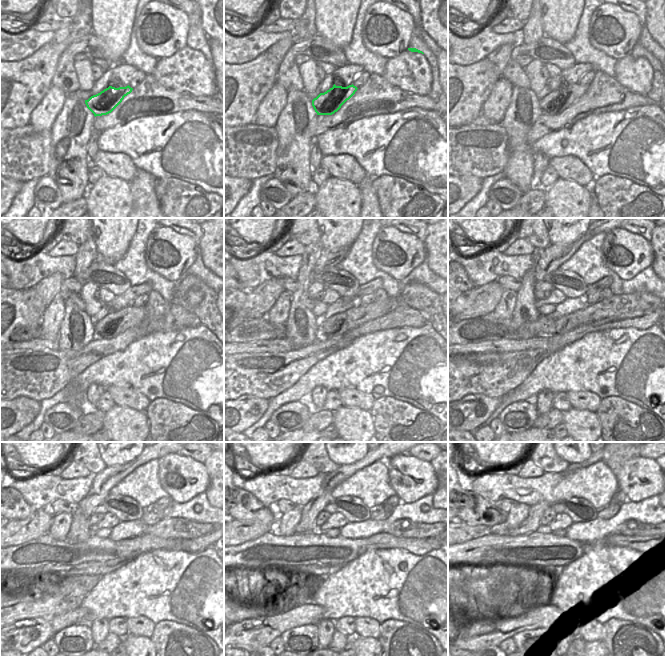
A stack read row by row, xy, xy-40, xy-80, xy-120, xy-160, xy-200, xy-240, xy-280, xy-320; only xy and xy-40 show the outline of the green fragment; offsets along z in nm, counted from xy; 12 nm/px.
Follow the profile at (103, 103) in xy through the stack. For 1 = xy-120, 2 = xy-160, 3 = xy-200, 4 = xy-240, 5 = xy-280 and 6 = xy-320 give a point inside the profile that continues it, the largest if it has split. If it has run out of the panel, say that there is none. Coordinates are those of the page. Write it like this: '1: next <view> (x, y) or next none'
1: next xy-120 (116, 322)
2: next xy-160 (337, 325)
3: next xy-200 (608, 307)
4: next xy-240 (177, 527)
5: next xy-280 (404, 527)
6: next xy-320 (631, 527)

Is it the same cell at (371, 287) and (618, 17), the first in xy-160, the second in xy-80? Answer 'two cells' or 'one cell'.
two cells

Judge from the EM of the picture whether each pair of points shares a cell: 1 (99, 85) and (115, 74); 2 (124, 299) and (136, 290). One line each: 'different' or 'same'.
1: same
2: same

